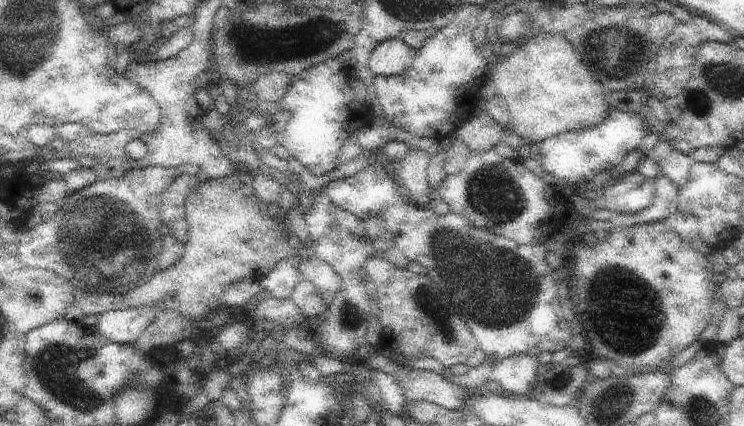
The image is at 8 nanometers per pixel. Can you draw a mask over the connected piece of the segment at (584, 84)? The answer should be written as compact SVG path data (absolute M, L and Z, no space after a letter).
M542 32L527 37L512 47L506 58L500 58L496 66L488 73L488 79L494 82L496 93L506 102L510 114L510 132L514 132L523 143L533 147L544 142L546 138L566 132L566 130L584 130L590 126L600 126L608 118L610 102L604 86L596 79L578 54L576 48L560 34Z

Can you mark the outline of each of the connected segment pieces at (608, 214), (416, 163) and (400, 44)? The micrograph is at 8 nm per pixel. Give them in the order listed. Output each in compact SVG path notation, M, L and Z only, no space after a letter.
M658 176L656 182L656 198L654 204L638 214L618 214L612 210L598 209L593 212L595 220L610 221L617 228L640 225L653 221L665 221L678 211L680 189L668 178Z
M409 146L407 158L402 164L399 183L408 200L415 206L425 208L430 202L431 188L428 182L430 157L418 148Z
M394 37L380 42L368 58L370 70L377 76L399 76L412 66L416 53L402 38Z

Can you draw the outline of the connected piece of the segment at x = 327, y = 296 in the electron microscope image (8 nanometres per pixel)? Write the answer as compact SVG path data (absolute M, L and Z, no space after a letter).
M316 255L308 259L303 258L298 264L298 270L302 272L303 278L310 280L316 286L318 294L322 296L322 302L330 306L342 286L338 272Z

